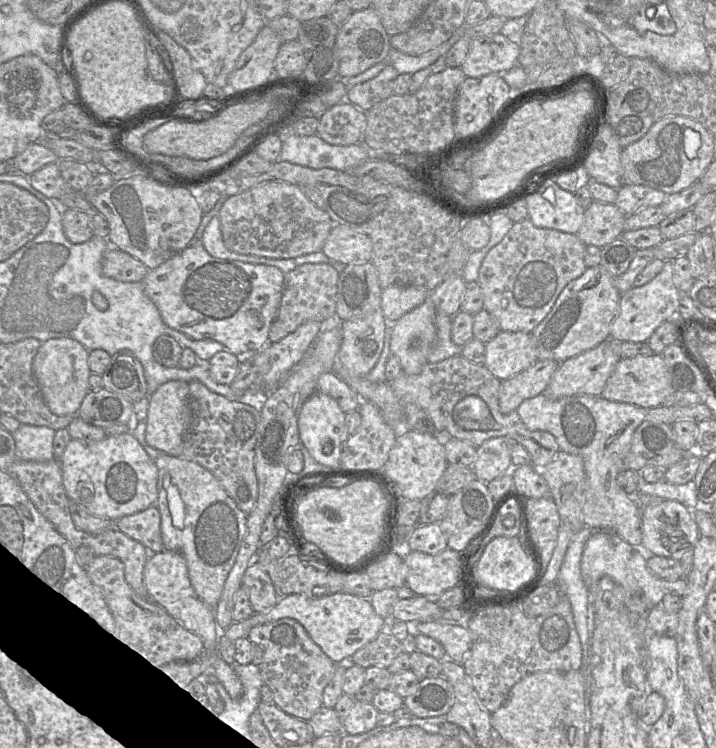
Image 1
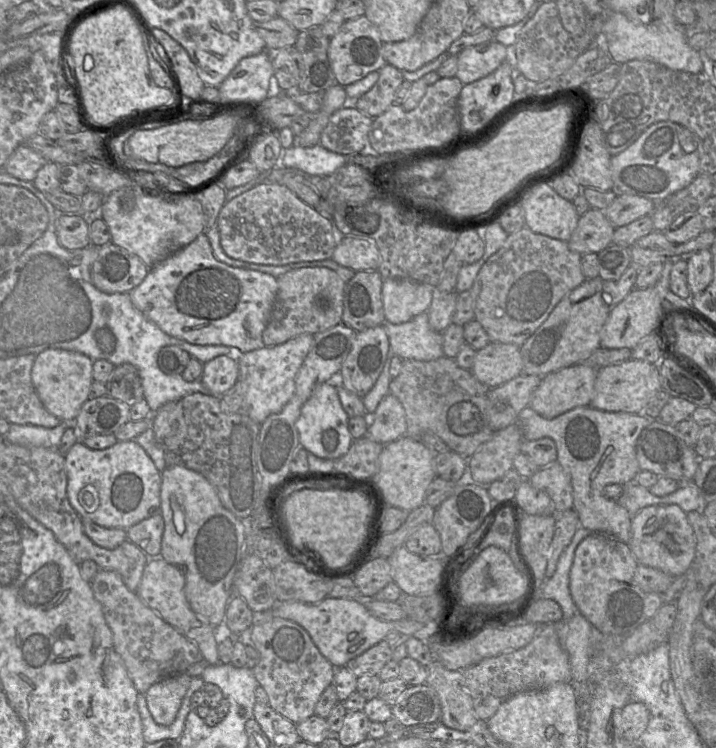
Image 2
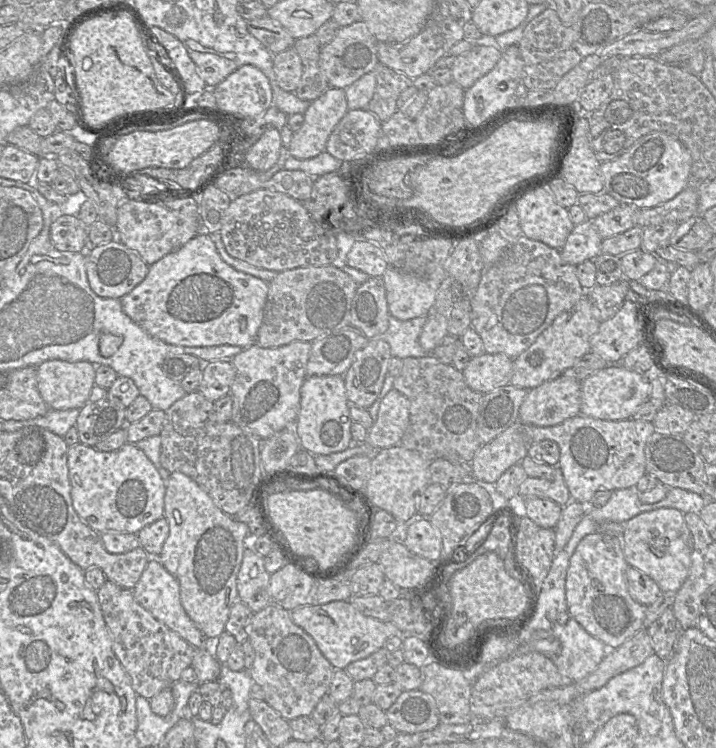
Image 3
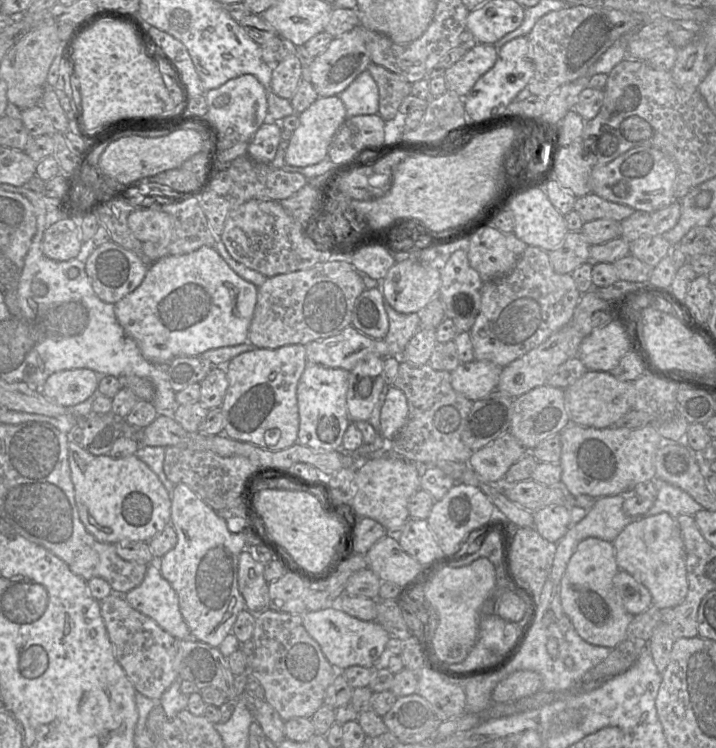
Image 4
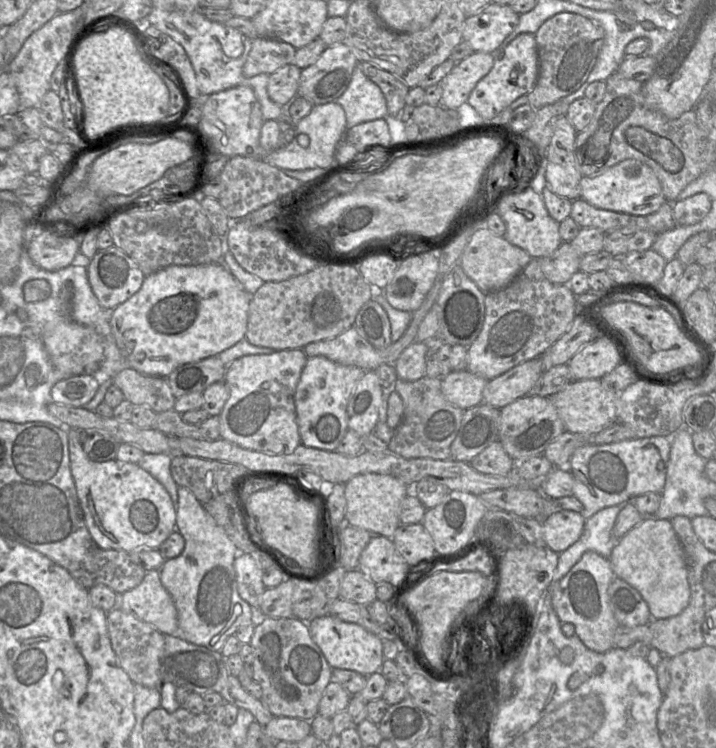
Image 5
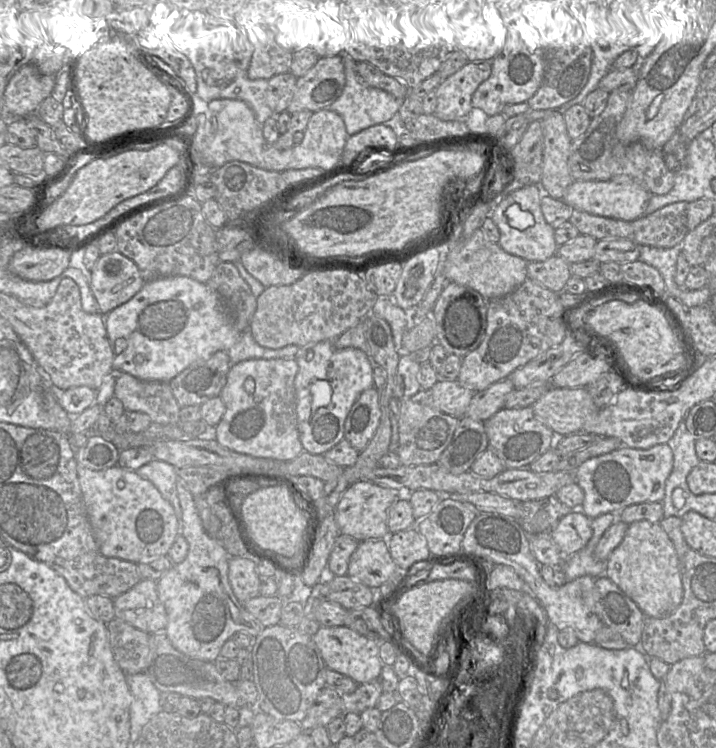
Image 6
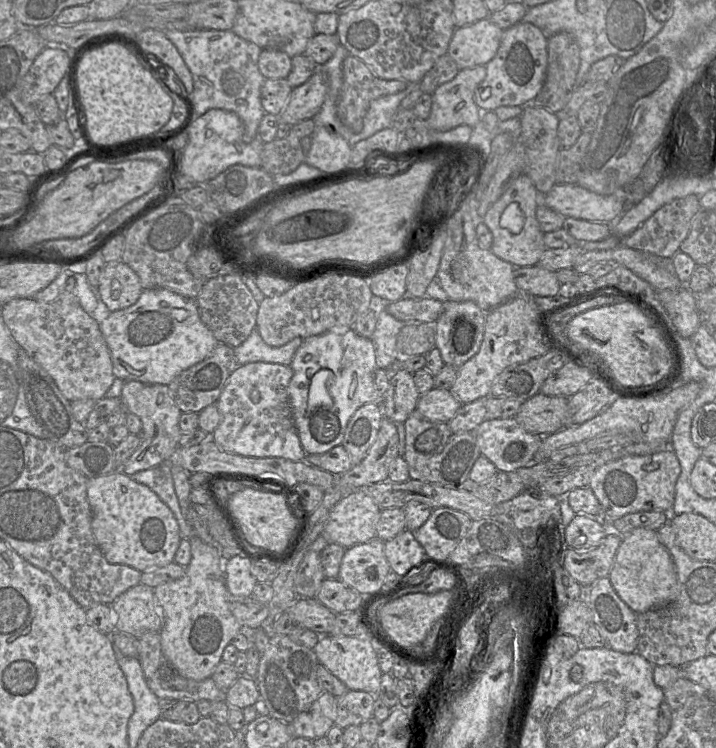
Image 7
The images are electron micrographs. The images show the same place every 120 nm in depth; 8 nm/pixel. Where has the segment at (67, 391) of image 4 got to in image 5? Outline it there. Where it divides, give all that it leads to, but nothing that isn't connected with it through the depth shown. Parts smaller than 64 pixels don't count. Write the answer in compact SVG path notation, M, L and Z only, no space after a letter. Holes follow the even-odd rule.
M75 375L55 383L51 397L53 402L61 405L84 407L94 397L98 387L94 375Z

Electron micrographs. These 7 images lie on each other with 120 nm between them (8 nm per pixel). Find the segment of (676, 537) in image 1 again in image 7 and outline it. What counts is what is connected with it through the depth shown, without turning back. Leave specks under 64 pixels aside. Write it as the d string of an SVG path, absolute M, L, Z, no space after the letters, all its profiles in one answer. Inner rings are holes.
M635 528L627 536L622 536L608 578L619 597L635 613L668 605L679 593L672 556L659 541L657 531L647 528Z

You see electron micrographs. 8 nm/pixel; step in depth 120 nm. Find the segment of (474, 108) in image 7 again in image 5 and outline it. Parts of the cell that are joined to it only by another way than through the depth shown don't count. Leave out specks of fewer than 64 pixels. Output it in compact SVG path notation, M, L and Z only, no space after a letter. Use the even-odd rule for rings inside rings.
M473 52L455 64L438 83L442 87L440 106L449 111L456 111L468 100L478 81L490 72L493 65L493 54L484 52Z

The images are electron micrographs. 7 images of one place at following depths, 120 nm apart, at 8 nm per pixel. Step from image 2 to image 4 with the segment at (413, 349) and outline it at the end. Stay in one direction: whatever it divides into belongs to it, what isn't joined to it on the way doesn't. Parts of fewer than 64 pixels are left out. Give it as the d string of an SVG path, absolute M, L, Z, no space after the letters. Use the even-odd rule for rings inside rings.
M385 299L384 307L389 319L389 330L384 341L389 346L390 356L401 357L411 337L420 329L420 315L399 313Z

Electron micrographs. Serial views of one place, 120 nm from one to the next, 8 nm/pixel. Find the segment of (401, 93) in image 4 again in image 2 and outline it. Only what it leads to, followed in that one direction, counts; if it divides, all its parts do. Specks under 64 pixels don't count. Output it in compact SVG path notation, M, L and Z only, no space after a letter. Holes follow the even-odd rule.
M385 64L375 85L356 100L356 108L371 118L383 114L393 103L397 90L404 81L402 72Z

